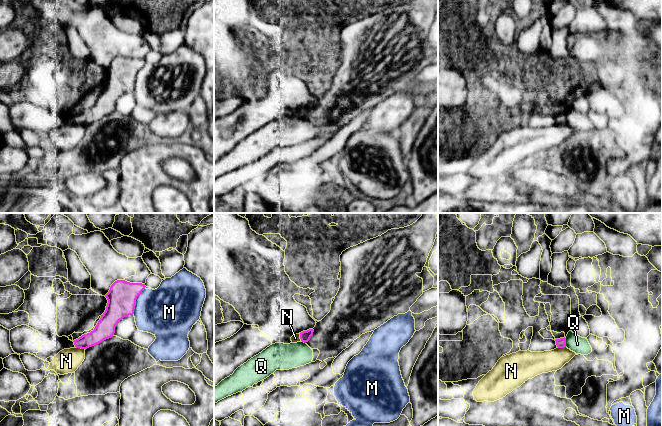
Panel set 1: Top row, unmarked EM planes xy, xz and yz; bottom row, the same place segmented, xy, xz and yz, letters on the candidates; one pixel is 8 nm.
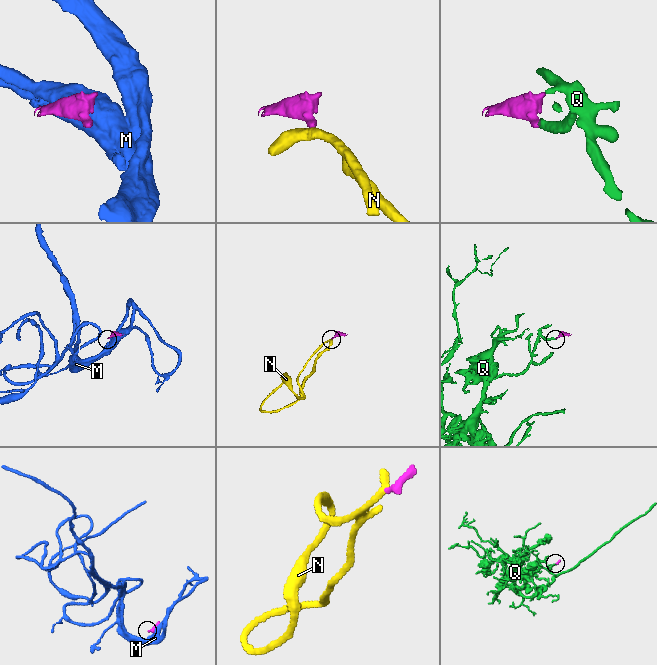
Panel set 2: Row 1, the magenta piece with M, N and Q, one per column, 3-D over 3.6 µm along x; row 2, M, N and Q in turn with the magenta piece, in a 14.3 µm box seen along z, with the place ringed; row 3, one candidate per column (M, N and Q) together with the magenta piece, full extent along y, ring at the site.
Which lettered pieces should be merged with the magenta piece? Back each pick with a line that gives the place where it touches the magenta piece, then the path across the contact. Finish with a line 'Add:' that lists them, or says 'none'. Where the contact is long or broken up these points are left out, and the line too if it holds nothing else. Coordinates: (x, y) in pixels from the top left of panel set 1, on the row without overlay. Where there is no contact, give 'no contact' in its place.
Add: none

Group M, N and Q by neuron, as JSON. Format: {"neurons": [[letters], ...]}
{"neurons": [["M", "N"], ["Q"]]}

